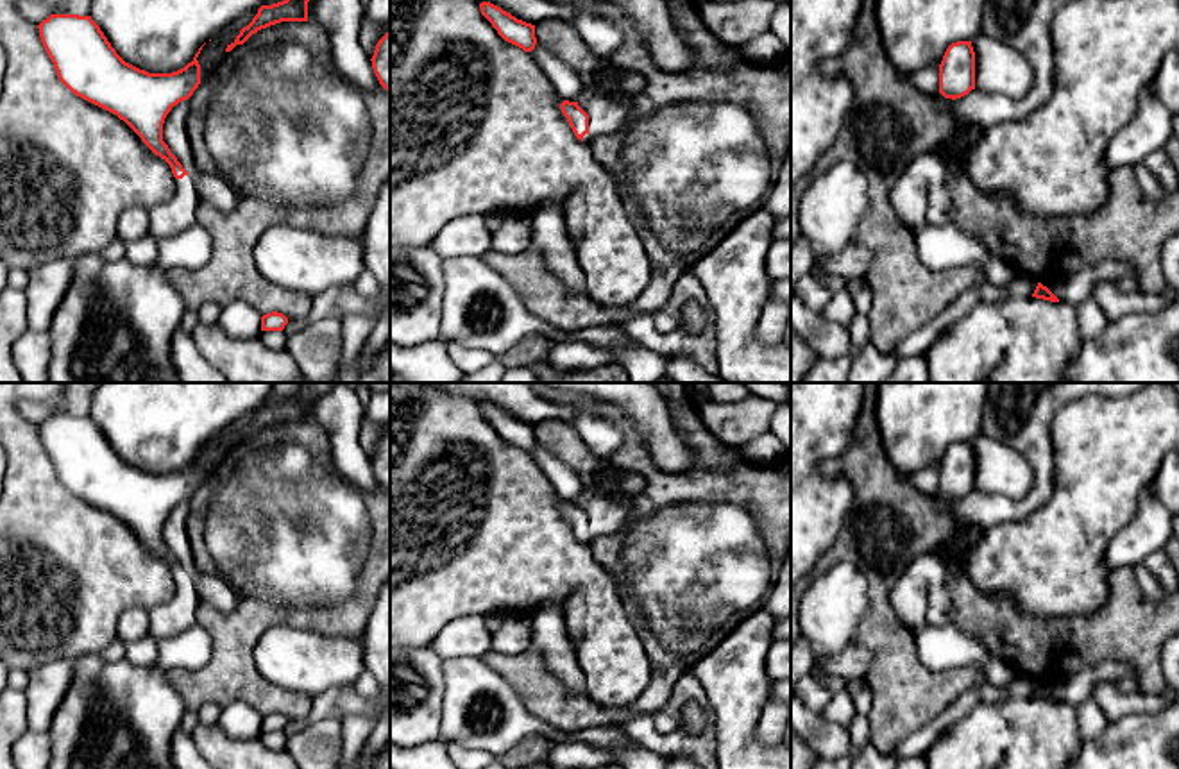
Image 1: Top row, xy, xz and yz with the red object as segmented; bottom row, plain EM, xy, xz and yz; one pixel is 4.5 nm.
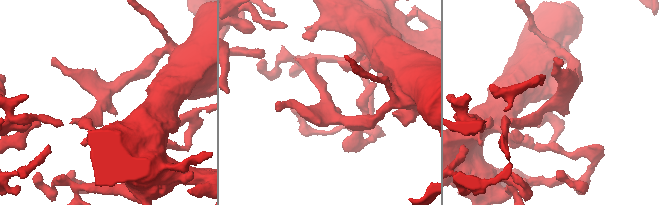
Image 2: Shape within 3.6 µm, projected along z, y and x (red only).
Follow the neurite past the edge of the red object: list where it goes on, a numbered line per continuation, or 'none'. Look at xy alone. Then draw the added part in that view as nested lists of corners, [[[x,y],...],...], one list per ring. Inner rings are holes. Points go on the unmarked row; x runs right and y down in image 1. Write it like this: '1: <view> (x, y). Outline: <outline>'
1: xy (169, 619). Outline: [[[191,576],[175,579],[174,597],[148,612],[148,635],[157,642],[179,635],[195,624],[199,594]]]

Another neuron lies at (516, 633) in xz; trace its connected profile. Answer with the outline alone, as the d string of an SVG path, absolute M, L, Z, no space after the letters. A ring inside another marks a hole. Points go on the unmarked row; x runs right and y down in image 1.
M533 613L506 615L492 633L492 649L503 655L528 655L533 644Z

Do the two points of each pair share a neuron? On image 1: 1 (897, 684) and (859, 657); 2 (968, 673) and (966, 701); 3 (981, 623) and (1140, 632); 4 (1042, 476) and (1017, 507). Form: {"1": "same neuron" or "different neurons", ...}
{"1": "different neurons", "2": "different neurons", "3": "same neuron", "4": "same neuron"}

